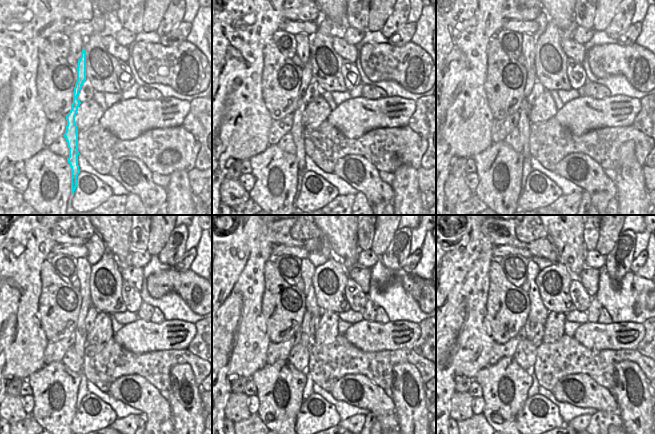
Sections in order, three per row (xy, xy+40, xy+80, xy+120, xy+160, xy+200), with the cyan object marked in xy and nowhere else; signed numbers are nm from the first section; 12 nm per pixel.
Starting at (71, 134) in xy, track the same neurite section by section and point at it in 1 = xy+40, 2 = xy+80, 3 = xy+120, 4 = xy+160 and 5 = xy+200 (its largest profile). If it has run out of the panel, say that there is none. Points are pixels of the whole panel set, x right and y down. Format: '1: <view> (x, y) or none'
1: xy+40 (297, 130)
2: xy+80 (523, 126)
3: xy+120 (80, 333)
4: xy+160 (305, 326)
5: xy+200 (529, 326)

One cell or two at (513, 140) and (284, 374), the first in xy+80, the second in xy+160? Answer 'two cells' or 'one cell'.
two cells

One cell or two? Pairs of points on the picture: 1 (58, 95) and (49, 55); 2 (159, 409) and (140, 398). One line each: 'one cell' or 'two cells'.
1: one cell
2: one cell

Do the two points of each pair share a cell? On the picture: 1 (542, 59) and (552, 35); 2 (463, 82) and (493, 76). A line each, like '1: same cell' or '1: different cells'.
1: same cell
2: different cells

